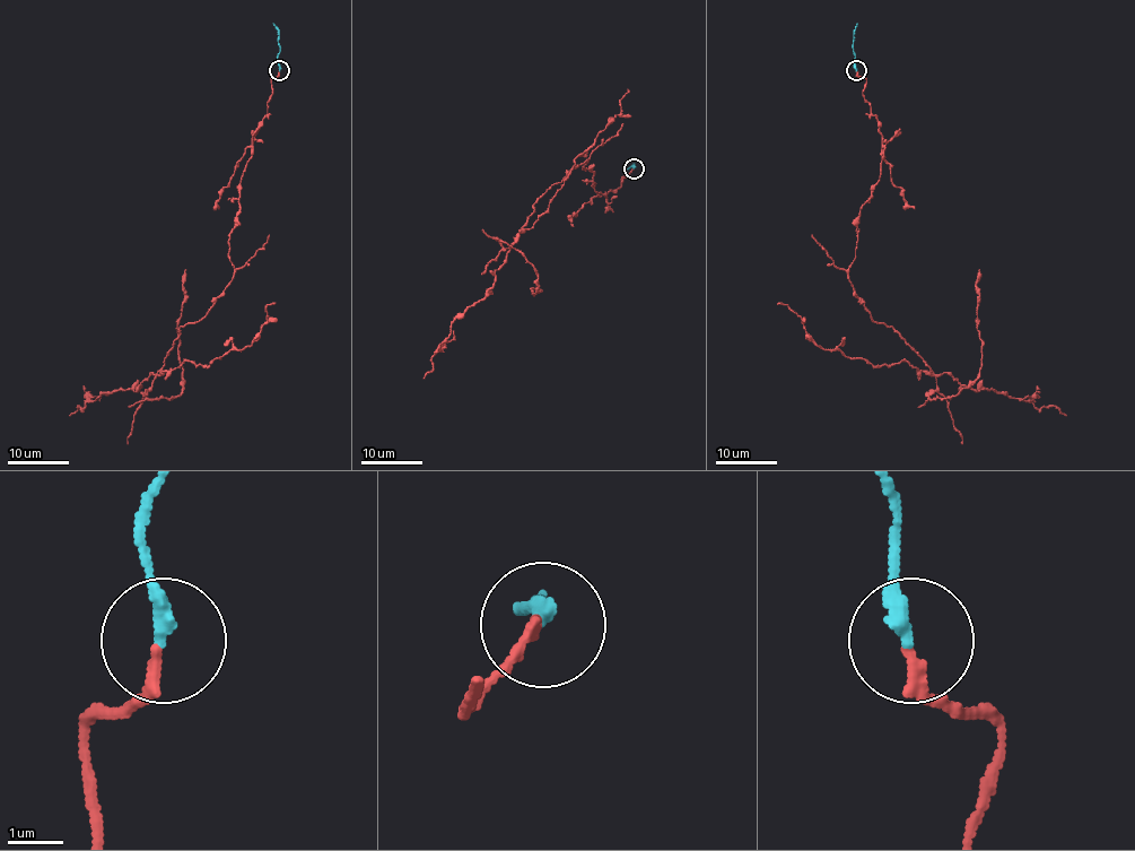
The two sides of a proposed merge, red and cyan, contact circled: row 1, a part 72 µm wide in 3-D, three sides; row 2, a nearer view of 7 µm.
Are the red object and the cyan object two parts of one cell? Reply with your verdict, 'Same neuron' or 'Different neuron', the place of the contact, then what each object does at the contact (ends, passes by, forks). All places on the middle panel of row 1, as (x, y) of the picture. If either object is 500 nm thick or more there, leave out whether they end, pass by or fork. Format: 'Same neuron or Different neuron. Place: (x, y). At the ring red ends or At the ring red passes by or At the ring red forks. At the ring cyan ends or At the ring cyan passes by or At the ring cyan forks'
Different neuron. Place: (634, 168). At the ring red ends. At the ring cyan ends

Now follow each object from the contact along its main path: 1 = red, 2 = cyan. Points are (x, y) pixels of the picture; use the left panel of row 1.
1: (278, 71), (241, 184), (233, 280), (180, 329), (150, 399), (184, 389), (185, 269)
2: (280, 69), (278, 29), (272, 24)

